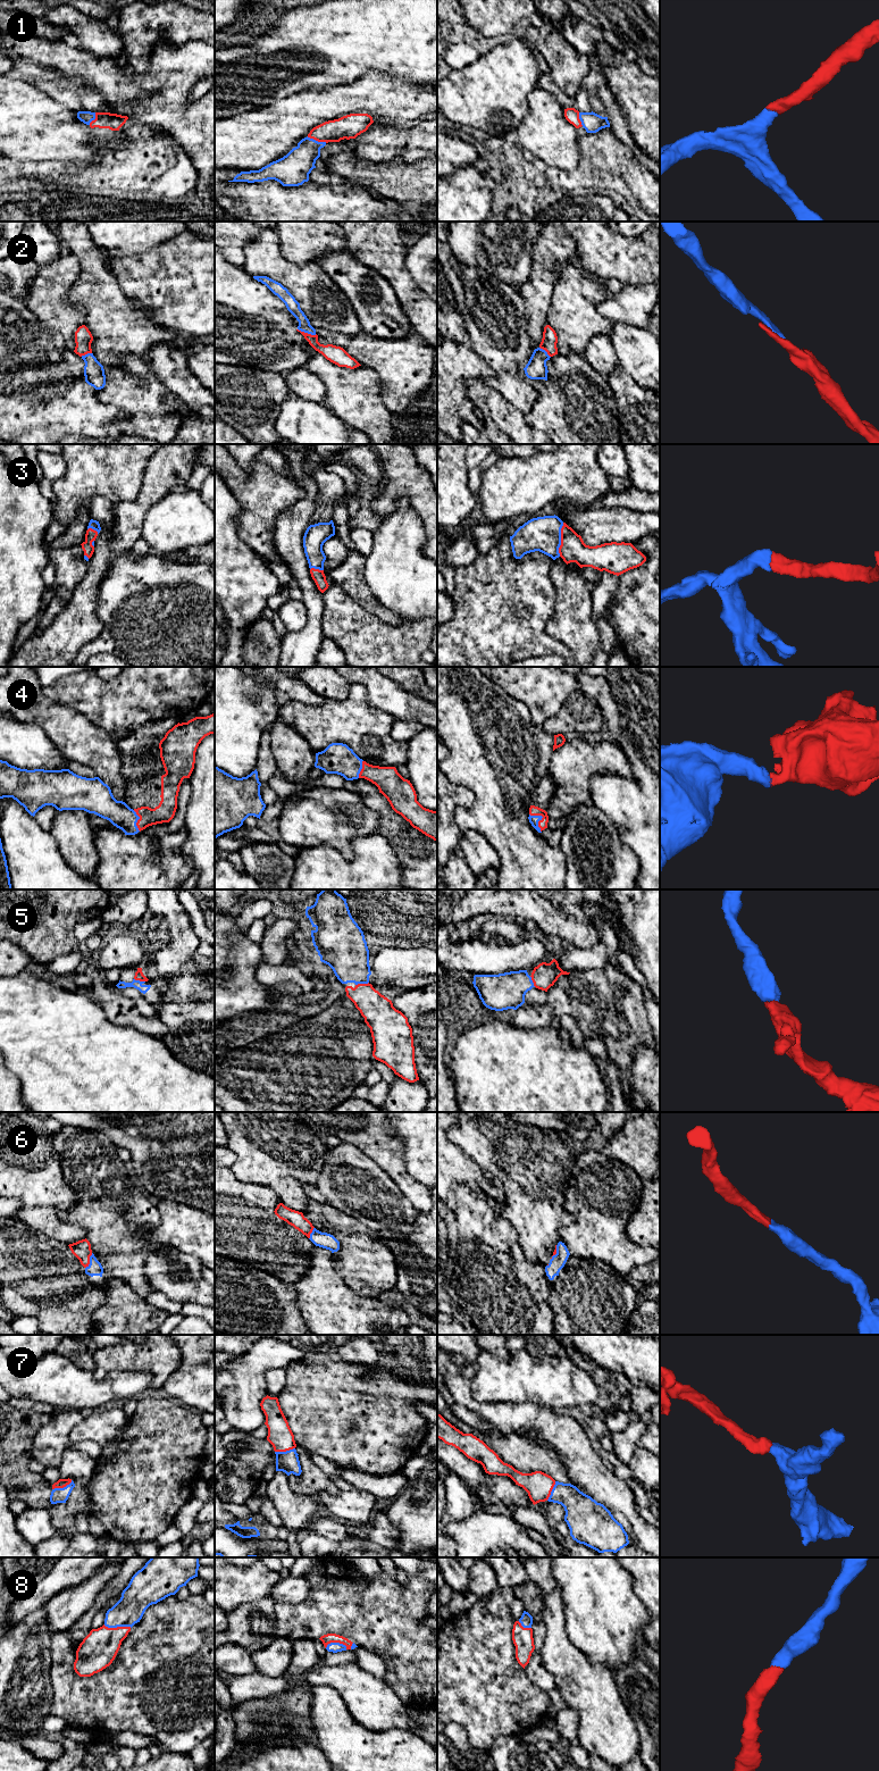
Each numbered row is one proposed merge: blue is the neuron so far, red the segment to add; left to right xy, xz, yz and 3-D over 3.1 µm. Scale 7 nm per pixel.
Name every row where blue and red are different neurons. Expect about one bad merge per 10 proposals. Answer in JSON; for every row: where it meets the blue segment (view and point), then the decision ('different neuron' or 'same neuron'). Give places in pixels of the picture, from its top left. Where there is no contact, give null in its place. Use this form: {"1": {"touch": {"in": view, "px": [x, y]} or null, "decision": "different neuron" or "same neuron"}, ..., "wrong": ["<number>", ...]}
{"1": {"touch": {"in": "xz", "px": [317, 141]}, "decision": "same neuron"}, "2": {"touch": {"in": "xz", "px": [307, 332]}, "decision": "same neuron"}, "3": {"touch": {"in": "yz", "px": [560, 540]}, "decision": "same neuron"}, "4": {"touch": {"in": "yz", "px": [542, 817]}, "decision": "same neuron"}, "5": {"touch": {"in": "xz", "px": [361, 983]}, "decision": "same neuron"}, "6": {"touch": {"in": "xy", "px": [90, 1261]}, "decision": "same neuron"}, "7": {"touch": {"in": "xy", "px": [61, 1488]}, "decision": "same neuron"}, "8": {"touch": {"in": "xy", "px": [117, 1626]}, "decision": "same neuron"}, "wrong": []}

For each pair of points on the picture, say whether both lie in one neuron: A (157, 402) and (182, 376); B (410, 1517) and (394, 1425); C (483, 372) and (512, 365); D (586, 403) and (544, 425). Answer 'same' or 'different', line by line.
A: different
B: different
C: different
D: same

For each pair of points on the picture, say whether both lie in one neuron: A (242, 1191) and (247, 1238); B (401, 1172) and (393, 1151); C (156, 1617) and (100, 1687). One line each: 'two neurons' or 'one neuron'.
A: one neuron
B: one neuron
C: one neuron

